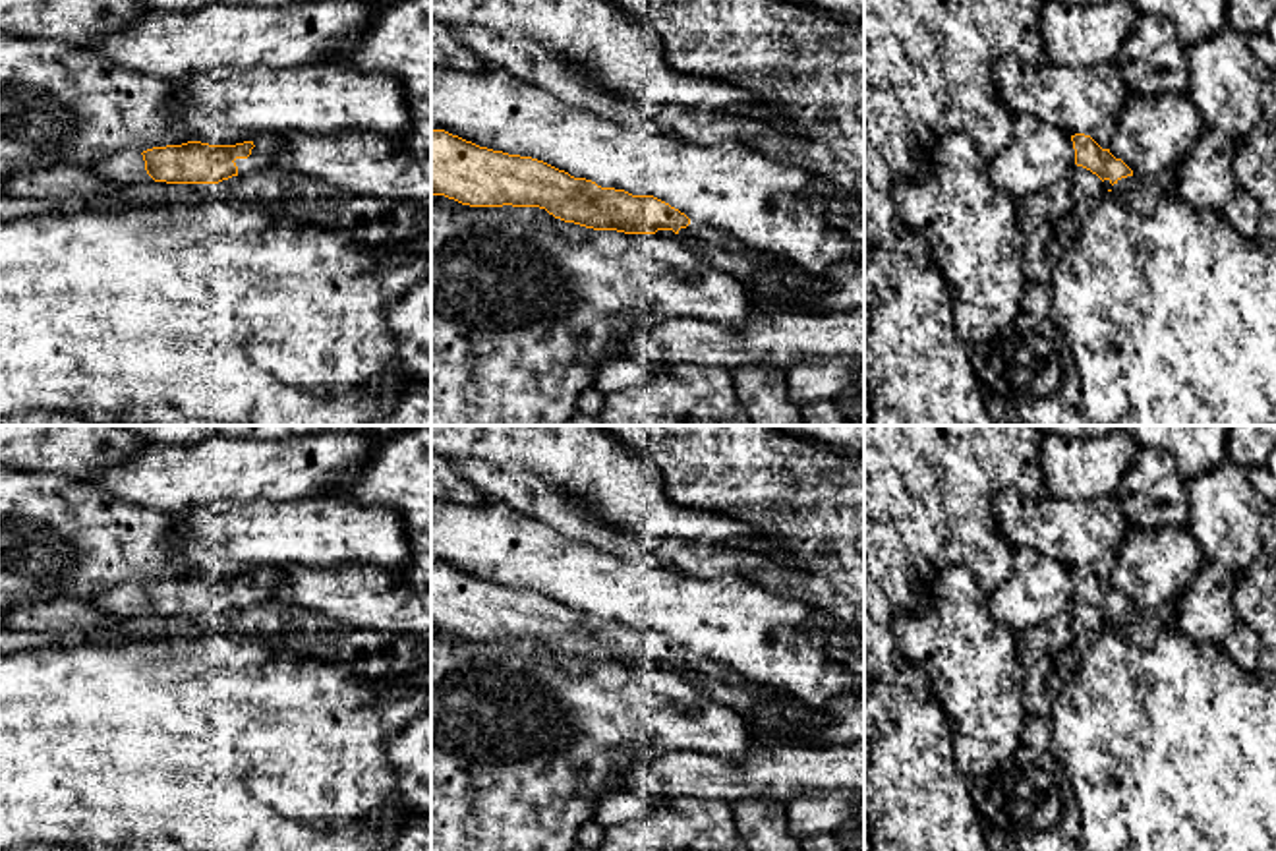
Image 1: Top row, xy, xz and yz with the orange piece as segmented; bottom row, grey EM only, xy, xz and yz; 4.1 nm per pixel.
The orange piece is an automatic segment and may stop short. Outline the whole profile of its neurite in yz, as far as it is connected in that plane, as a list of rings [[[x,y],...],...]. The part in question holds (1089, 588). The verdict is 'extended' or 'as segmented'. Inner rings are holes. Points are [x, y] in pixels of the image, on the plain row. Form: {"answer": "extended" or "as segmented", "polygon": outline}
{"answer": "extended", "polygon": [[[1071,569],[1075,598],[1096,607],[1104,619],[1117,629],[1139,631],[1145,625],[1141,611],[1110,582],[1102,582],[1090,569]]]}

